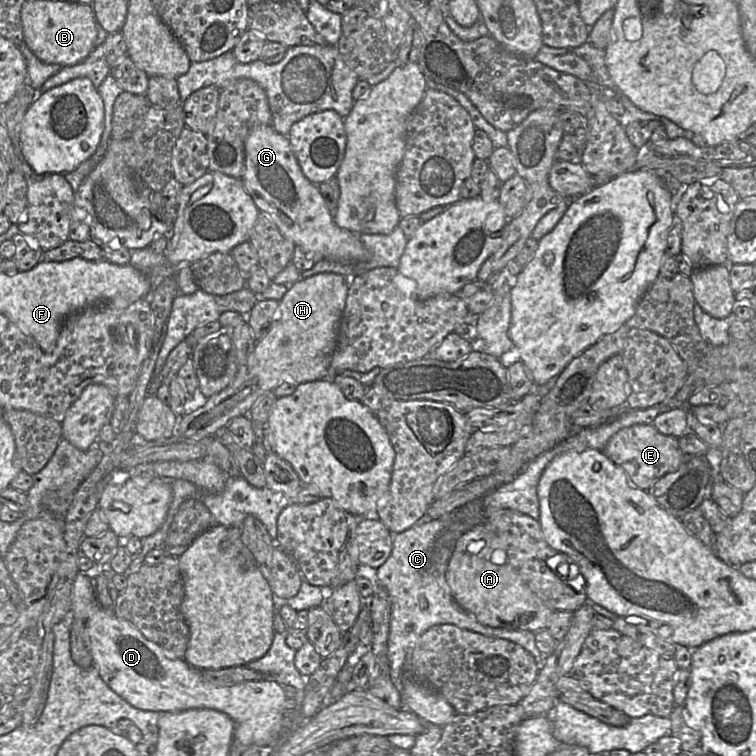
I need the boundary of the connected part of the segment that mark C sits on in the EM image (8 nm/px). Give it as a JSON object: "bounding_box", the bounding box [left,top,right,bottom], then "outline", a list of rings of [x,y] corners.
{"bounding_box":[372,514,547,693],"outline":[[[425,514],[409,529],[394,534],[393,548],[389,558],[372,571],[374,580],[386,589],[392,603],[387,656],[391,679],[400,693],[403,678],[407,675],[406,664],[409,654],[421,635],[434,625],[452,624],[487,637],[511,641],[528,651],[540,668],[547,657],[536,647],[534,632],[483,625],[472,613],[464,610],[454,600],[445,578],[452,546],[447,545],[443,538],[439,538],[449,525],[451,525],[449,514],[438,519],[431,519]]]}

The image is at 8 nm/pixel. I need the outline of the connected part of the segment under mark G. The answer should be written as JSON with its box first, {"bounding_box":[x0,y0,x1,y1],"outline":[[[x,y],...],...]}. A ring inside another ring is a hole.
{"bounding_box":[241,125,369,263],"outline":[[[271,125],[258,126],[246,137],[245,170],[241,179],[259,211],[266,214],[295,246],[314,255],[315,263],[323,258],[343,262],[369,259],[360,235],[335,223],[318,185],[303,174],[288,138]]]}

